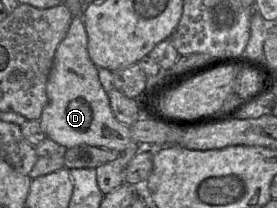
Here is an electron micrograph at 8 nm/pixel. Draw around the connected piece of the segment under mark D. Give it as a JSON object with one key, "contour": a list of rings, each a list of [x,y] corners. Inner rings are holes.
{"contour":[[[75,16],[65,38],[55,51],[46,85],[48,102],[39,123],[47,138],[67,149],[89,145],[119,152],[135,142],[130,127],[120,123],[112,112],[108,93],[99,81],[97,67],[89,57],[87,44],[83,18]]]}

